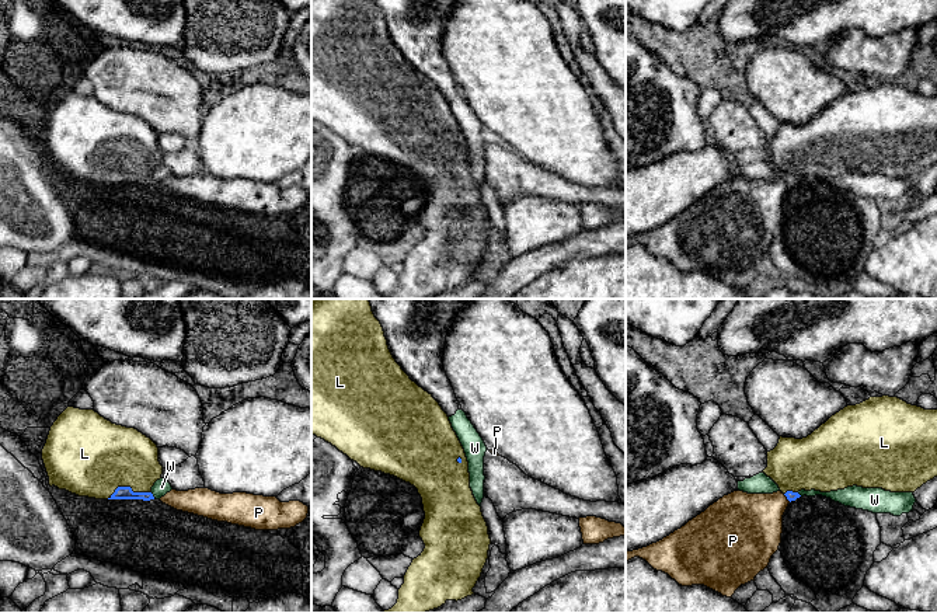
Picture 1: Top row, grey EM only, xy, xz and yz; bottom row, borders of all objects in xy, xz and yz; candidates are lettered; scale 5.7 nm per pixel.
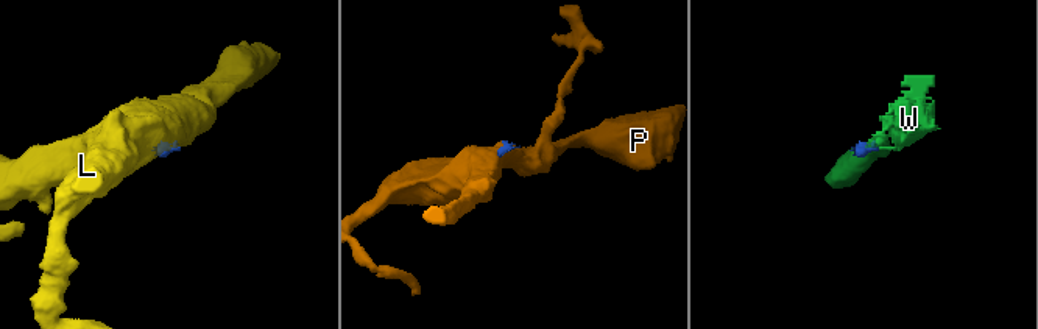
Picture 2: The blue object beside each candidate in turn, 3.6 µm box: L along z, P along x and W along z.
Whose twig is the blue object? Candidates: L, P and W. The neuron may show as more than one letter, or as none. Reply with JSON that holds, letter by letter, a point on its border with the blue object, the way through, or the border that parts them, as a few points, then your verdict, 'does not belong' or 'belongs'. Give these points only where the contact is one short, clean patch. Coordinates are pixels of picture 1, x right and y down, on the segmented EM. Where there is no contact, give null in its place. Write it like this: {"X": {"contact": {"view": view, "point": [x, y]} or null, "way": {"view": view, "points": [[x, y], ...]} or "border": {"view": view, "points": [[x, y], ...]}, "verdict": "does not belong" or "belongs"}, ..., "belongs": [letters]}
{"L": {"contact": {"view": "xy", "point": [128, 487]}, "way": {"view": "xy", "points": [[121, 493], [128, 487], [97, 456]]}, "verdict": "belongs"}, "P": {"contact": {"view": "yz", "point": [787, 498]}, "border": {"view": "yz", "points": [[783, 494], [790, 501]]}, "verdict": "does not belong"}, "W": {"contact": {"view": "xy", "point": [152, 495]}, "border": {"view": "xy", "points": [[150, 493], [154, 497]]}, "verdict": "does not belong"}, "belongs": ["L"]}

